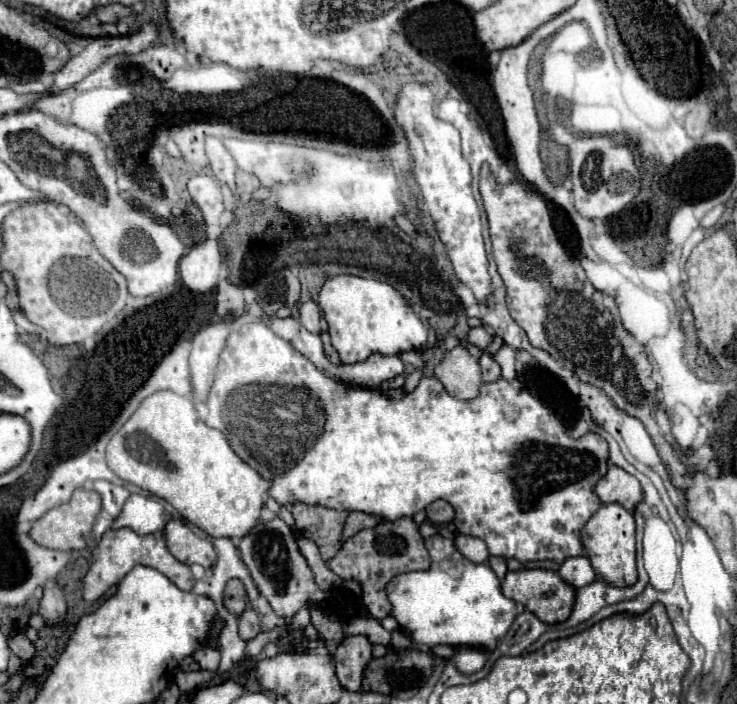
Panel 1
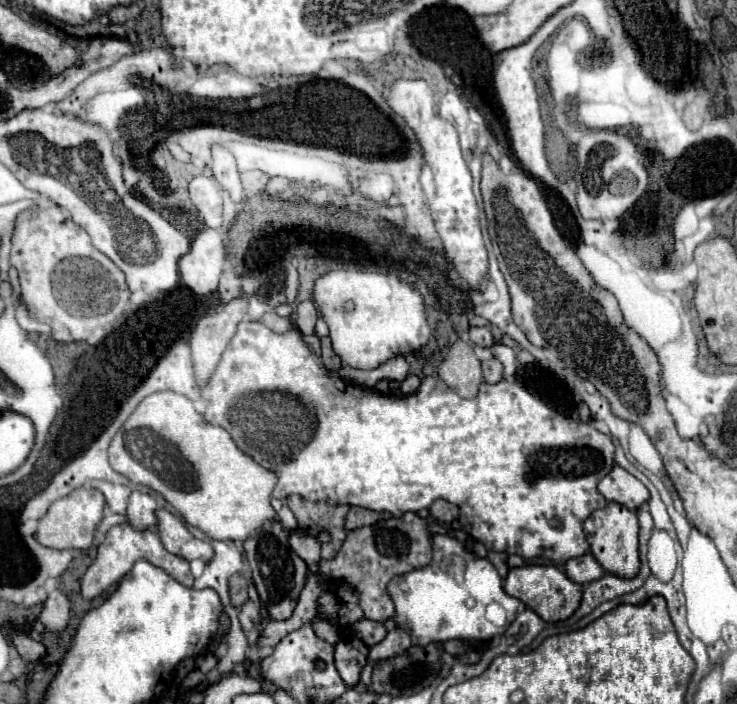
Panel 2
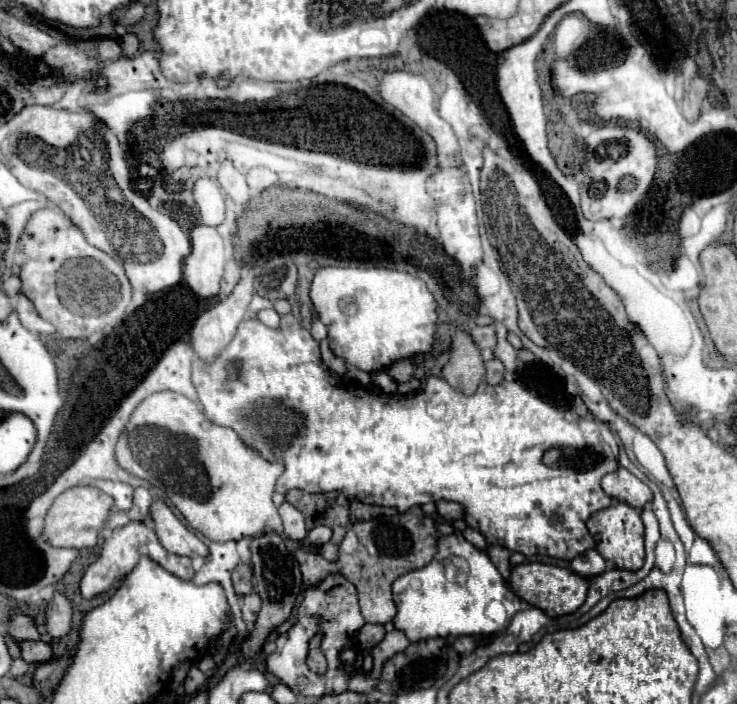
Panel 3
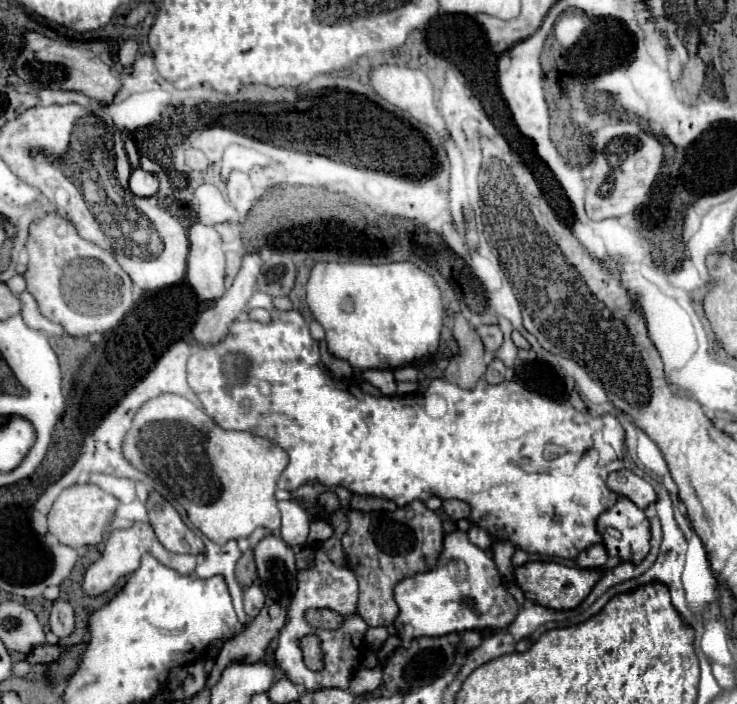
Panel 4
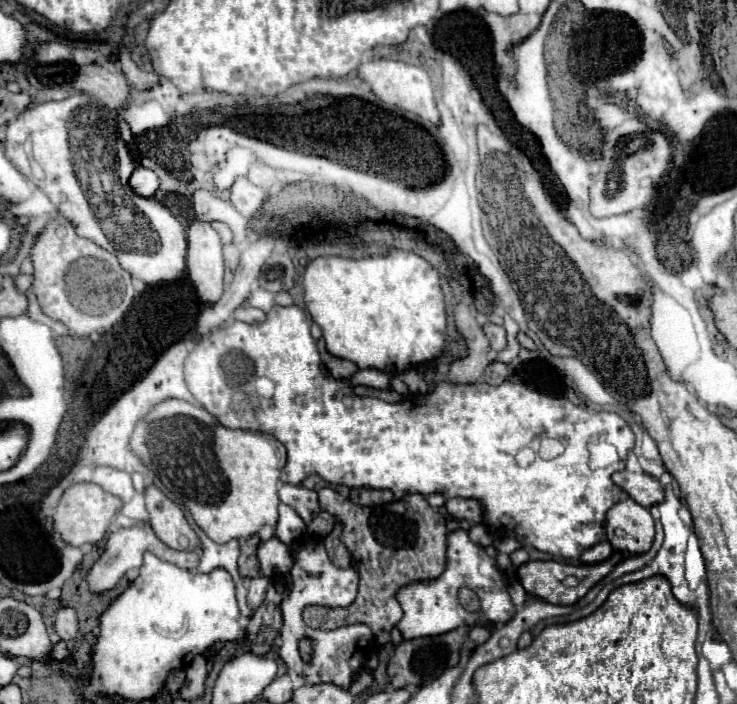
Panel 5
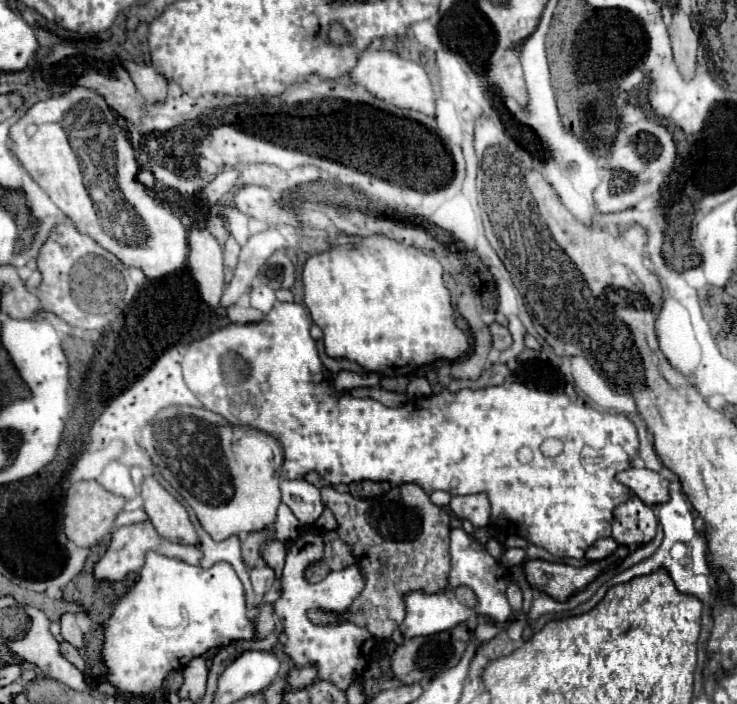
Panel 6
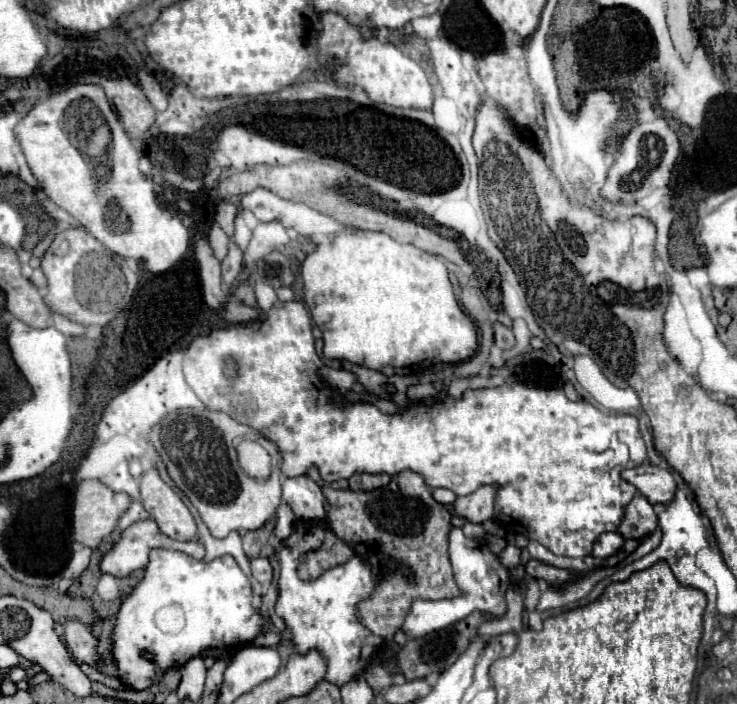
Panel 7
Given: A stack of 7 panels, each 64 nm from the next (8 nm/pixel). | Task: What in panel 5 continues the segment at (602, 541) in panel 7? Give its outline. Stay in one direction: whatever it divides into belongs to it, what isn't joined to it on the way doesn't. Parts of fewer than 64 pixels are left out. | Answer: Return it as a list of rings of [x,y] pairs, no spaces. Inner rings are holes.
[[[604,540],[604,542],[594,544],[592,548],[584,550],[584,554],[582,554],[580,560],[582,560],[584,564],[596,564],[596,562],[604,562],[604,560],[608,560],[608,558],[612,556],[612,552],[614,552],[612,544],[610,544],[608,540]]]

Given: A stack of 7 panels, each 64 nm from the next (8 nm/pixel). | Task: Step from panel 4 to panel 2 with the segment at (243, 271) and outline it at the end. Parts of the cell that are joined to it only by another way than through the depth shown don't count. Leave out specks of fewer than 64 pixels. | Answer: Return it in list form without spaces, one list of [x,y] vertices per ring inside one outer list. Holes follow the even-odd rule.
[[[238,296],[236,300],[230,300],[228,304],[220,304],[214,312],[208,312],[204,314],[196,328],[192,330],[192,338],[190,338],[190,348],[192,348],[192,360],[194,360],[194,374],[196,374],[196,382],[198,384],[206,384],[222,356],[222,352],[226,350],[228,342],[232,340],[234,332],[236,332],[236,326],[244,320],[246,316],[246,310],[248,310],[248,296]]]

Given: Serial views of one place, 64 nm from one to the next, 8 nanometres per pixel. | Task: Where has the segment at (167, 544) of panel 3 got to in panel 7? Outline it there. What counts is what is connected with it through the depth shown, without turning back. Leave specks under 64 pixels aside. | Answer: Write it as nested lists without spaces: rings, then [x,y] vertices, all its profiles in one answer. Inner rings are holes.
[[[156,468],[142,474],[142,504],[158,522],[160,530],[176,540],[196,538],[196,522],[182,498],[160,478]]]

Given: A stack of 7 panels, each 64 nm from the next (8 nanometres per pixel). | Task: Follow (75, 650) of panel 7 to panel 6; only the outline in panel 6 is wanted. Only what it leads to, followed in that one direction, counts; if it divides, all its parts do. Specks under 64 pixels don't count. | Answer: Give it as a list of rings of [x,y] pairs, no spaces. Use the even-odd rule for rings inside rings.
[[[64,614],[62,620],[60,620],[60,626],[62,626],[62,636],[64,636],[64,640],[70,642],[72,646],[76,646],[78,650],[84,650],[86,638],[84,638],[80,626],[76,624],[76,616],[74,616],[74,614]]]

